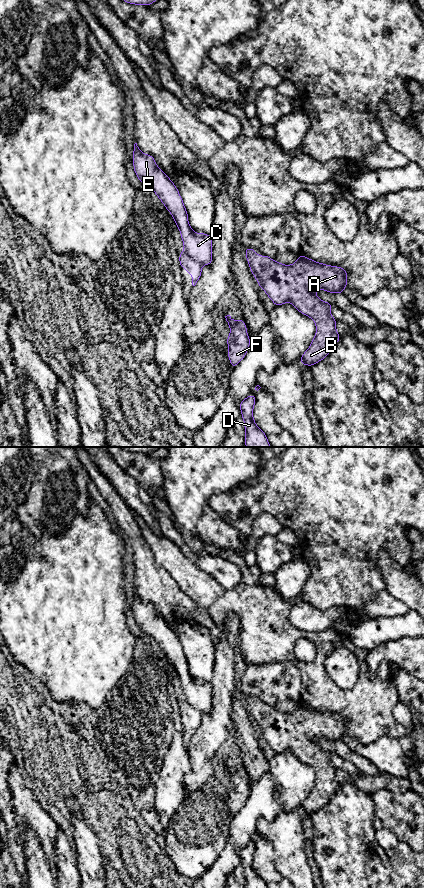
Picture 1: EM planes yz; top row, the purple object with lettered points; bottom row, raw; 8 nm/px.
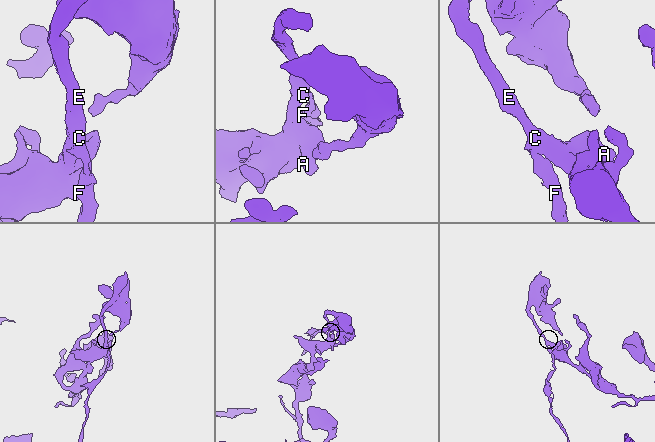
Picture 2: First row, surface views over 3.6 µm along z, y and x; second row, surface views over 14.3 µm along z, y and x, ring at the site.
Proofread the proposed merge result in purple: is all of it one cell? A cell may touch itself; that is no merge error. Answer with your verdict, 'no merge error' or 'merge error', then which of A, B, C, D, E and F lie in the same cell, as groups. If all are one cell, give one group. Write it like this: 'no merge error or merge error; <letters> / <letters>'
merge error; A B C E / D F

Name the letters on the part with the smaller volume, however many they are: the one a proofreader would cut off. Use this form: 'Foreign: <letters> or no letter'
Foreign: D, F

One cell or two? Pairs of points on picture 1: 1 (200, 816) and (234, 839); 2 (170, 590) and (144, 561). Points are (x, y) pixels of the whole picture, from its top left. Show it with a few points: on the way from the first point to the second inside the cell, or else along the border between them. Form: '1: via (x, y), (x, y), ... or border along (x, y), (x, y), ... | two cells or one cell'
1: border along (232, 816), (227, 843), (218, 857) | two cells
2: via (163, 583), (148, 568) | one cell

